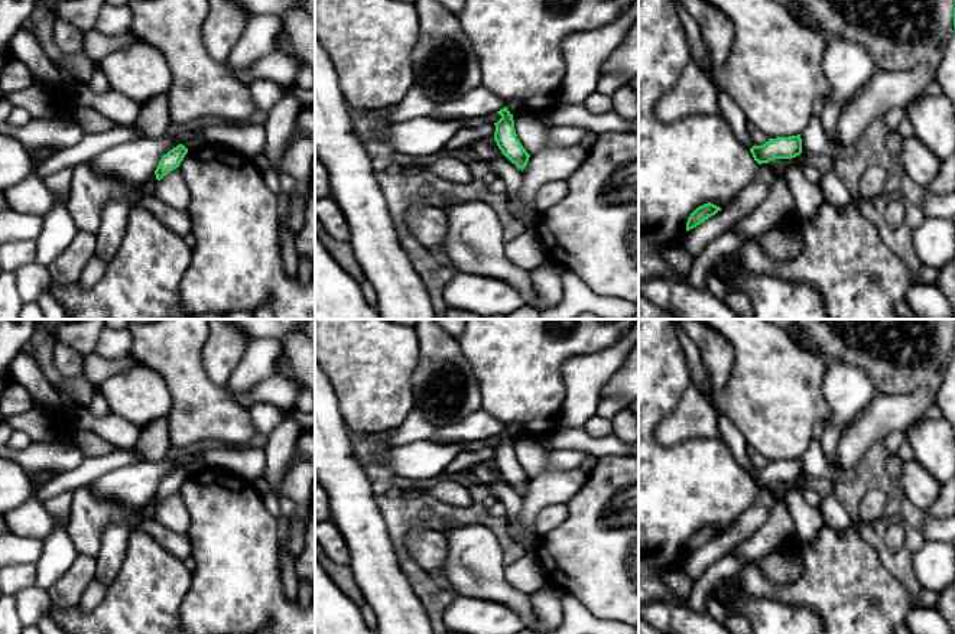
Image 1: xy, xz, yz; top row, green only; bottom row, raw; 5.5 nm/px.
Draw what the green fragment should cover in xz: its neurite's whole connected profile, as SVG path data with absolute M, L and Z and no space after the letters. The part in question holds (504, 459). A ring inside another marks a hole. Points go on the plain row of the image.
M507 430L497 435L497 438L500 438L501 442L497 446L494 446L494 464L501 477L511 487L514 487L519 492L523 494L529 485L530 478L526 475L520 464L517 462L513 438L507 433Z

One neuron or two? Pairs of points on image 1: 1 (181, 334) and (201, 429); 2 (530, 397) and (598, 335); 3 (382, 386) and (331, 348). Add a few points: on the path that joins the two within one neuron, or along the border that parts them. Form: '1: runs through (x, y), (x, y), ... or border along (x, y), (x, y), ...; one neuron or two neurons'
1: runs through (181, 357), (185, 379), (200, 406); one neuron
2: runs through (535, 377), (578, 337); one neuron
3: runs through (369, 373), (344, 348); one neuron

